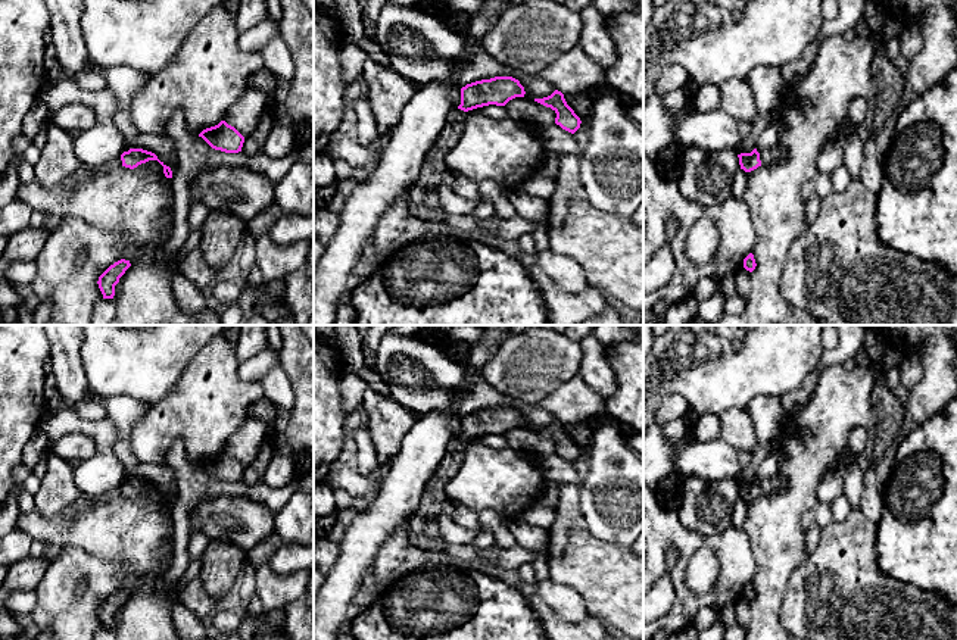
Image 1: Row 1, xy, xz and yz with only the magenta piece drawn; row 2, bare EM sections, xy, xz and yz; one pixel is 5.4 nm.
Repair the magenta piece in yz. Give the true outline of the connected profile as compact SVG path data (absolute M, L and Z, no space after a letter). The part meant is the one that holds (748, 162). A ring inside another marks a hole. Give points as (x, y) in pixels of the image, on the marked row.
M777 146L773 147L771 150L754 149L751 153L738 154L741 169L744 169L745 172L751 172L769 162L779 162L783 159L783 156L785 156L785 149Z

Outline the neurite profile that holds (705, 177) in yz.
M683 147L677 185L682 196L693 203L723 203L732 196L733 178L739 168L736 150L707 152L699 147Z

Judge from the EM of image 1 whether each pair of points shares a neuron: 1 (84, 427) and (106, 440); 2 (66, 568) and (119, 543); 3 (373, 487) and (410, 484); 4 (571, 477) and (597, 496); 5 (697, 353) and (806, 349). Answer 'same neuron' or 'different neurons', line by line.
1: same neuron
2: different neurons
3: different neurons
4: different neurons
5: same neuron

